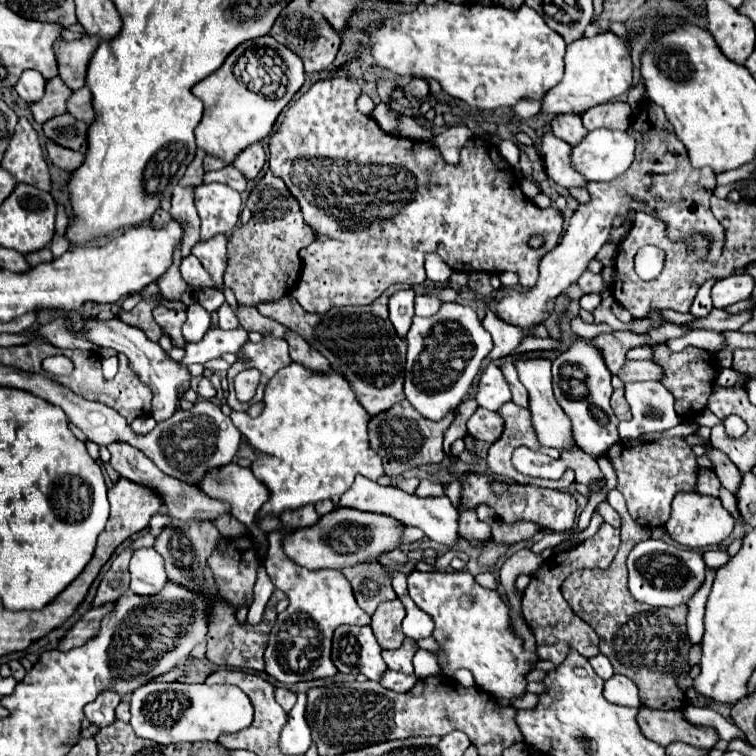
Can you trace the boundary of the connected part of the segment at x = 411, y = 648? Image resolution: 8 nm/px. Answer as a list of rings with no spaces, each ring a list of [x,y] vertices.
[[[405,638],[405,644],[399,650],[385,650],[383,652],[383,660],[387,664],[389,670],[397,670],[403,674],[413,674],[413,656],[419,650],[417,642],[411,638]]]

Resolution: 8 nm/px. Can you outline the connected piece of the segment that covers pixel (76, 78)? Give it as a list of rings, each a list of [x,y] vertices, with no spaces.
[[[83,36],[79,40],[61,40],[55,48],[57,62],[59,62],[59,76],[61,80],[71,86],[71,90],[79,90],[85,86],[85,74],[93,50],[97,50],[99,38],[97,36]]]

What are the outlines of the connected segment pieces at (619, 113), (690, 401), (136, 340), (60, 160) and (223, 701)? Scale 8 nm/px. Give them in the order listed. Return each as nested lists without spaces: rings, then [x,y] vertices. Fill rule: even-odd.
[[[607,102],[599,104],[585,114],[581,114],[583,126],[591,132],[597,128],[609,130],[627,130],[631,124],[631,108],[627,102]]]
[[[659,342],[659,344],[653,344],[651,360],[657,366],[661,366],[665,372],[665,380],[661,380],[661,384],[675,396],[675,412],[679,414],[679,418],[683,420],[697,418],[707,406],[707,398],[711,396],[711,390],[713,390],[713,382],[717,374],[715,358],[699,348],[687,348],[681,352],[673,352],[667,348],[665,342]]]
[[[63,312],[61,318],[67,320],[67,326],[73,334],[77,334],[79,338],[85,338],[89,342],[93,342],[99,348],[113,348],[115,352],[121,352],[129,358],[131,370],[135,370],[139,374],[139,378],[151,388],[153,392],[153,406],[151,406],[151,416],[161,422],[167,420],[169,416],[173,416],[175,406],[177,406],[177,386],[185,380],[191,380],[191,374],[187,368],[181,368],[175,360],[171,360],[165,350],[157,344],[151,342],[145,332],[141,328],[129,326],[125,322],[121,322],[119,318],[111,318],[111,320],[97,320],[95,316],[83,316],[81,312]]]
[[[47,142],[47,152],[49,152],[49,158],[55,166],[63,168],[65,172],[73,172],[73,168],[79,168],[81,166],[81,160],[85,160],[85,154],[81,152],[73,152],[73,150],[67,150],[55,142]]]
[[[145,684],[131,696],[131,726],[137,736],[157,744],[215,742],[221,734],[239,732],[253,722],[251,700],[235,686],[217,684]]]

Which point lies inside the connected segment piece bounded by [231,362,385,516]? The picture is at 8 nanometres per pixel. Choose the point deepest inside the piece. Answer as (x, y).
(311, 439)

